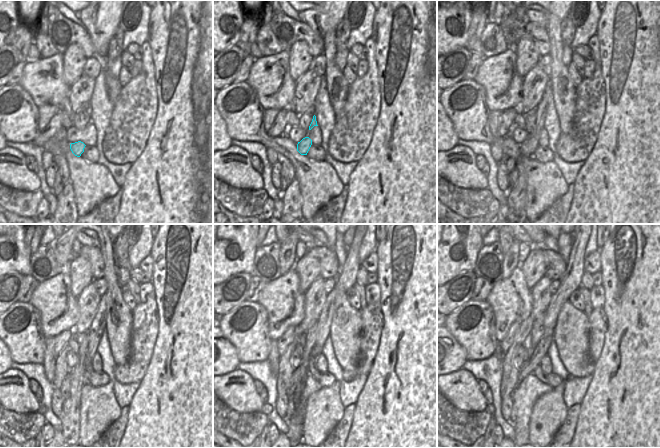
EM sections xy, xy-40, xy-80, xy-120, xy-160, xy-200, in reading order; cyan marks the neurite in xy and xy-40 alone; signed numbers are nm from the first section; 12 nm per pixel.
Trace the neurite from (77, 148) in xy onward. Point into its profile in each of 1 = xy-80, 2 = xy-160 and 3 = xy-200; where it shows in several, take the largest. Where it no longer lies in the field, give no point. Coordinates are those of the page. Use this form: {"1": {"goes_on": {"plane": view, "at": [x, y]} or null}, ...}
{"1": {"goes_on": {"plane": "xy-80", "at": [530, 144]}}, "2": {"goes_on": {"plane": "xy-160", "at": [347, 277]}}, "3": {"goes_on": {"plane": "xy-200", "at": [571, 280]}}}

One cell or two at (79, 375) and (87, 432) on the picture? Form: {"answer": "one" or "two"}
{"answer": "two"}

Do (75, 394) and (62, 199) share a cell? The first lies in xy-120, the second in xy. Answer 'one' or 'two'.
one

